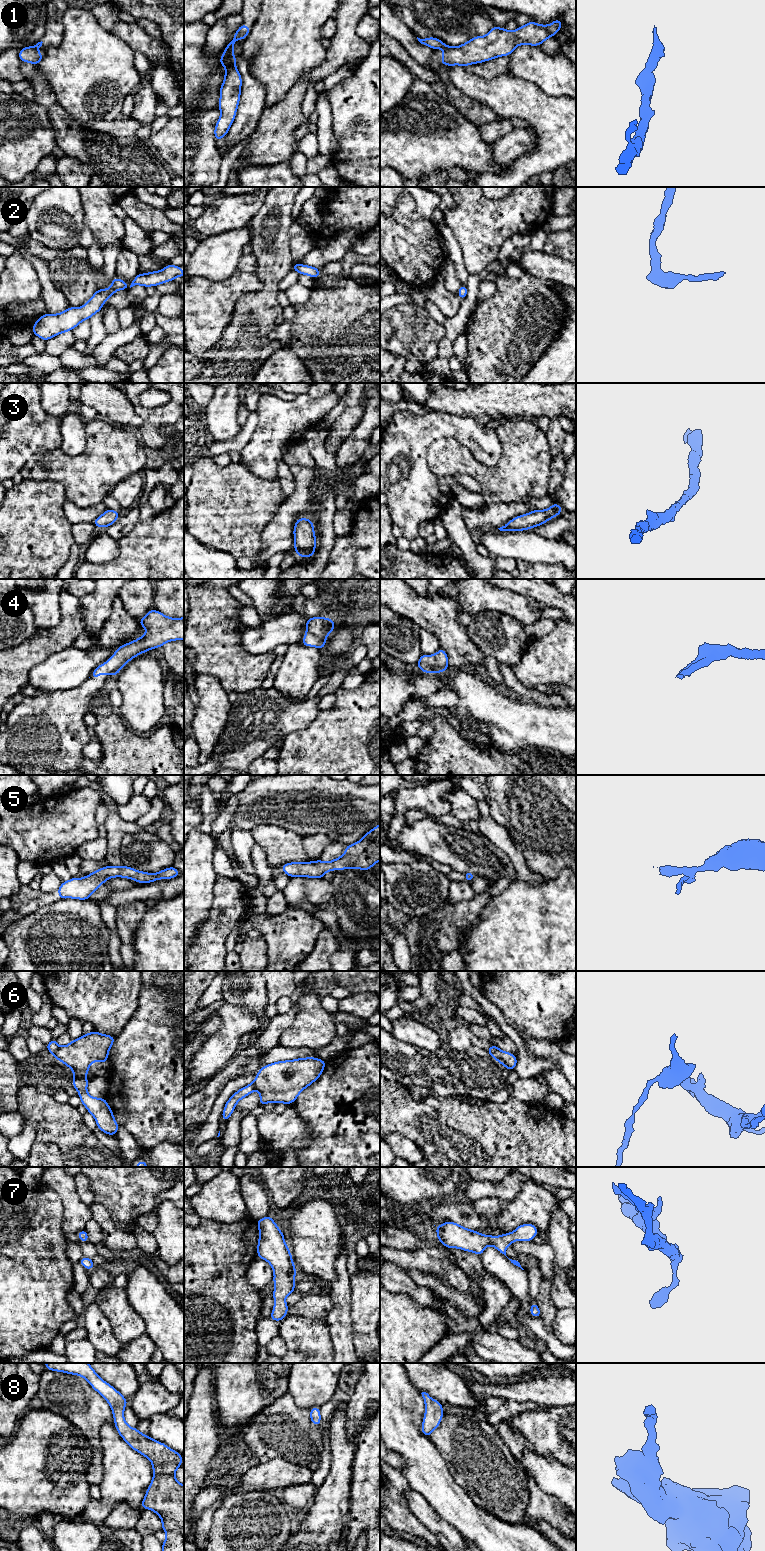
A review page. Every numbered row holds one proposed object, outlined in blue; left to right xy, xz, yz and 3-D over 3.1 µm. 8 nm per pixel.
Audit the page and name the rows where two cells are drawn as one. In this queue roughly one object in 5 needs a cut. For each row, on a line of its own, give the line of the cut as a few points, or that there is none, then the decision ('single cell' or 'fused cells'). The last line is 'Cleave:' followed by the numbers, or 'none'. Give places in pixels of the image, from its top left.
1: cut xz (225, 49), (235, 61); fused cells
2: cut none; single cell
3: cut none; single cell
4: cut none; single cell
5: cut none; single cell
6: cut xy (58, 1046), (53, 1054); fused cells
7: cut none; single cell
8: cut none; single cell
Cleave: 1, 6

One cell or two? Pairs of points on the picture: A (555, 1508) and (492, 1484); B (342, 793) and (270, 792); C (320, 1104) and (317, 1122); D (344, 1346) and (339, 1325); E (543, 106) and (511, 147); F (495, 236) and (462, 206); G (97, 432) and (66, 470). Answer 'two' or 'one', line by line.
A: two
B: one
C: one
D: one
E: two
F: one
G: one

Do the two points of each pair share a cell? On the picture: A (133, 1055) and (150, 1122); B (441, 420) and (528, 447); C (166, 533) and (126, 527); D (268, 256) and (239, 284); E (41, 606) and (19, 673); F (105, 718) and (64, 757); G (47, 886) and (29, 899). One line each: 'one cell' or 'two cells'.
A: one cell
B: two cells
C: two cells
D: two cells
E: two cells
F: two cells
G: two cells

